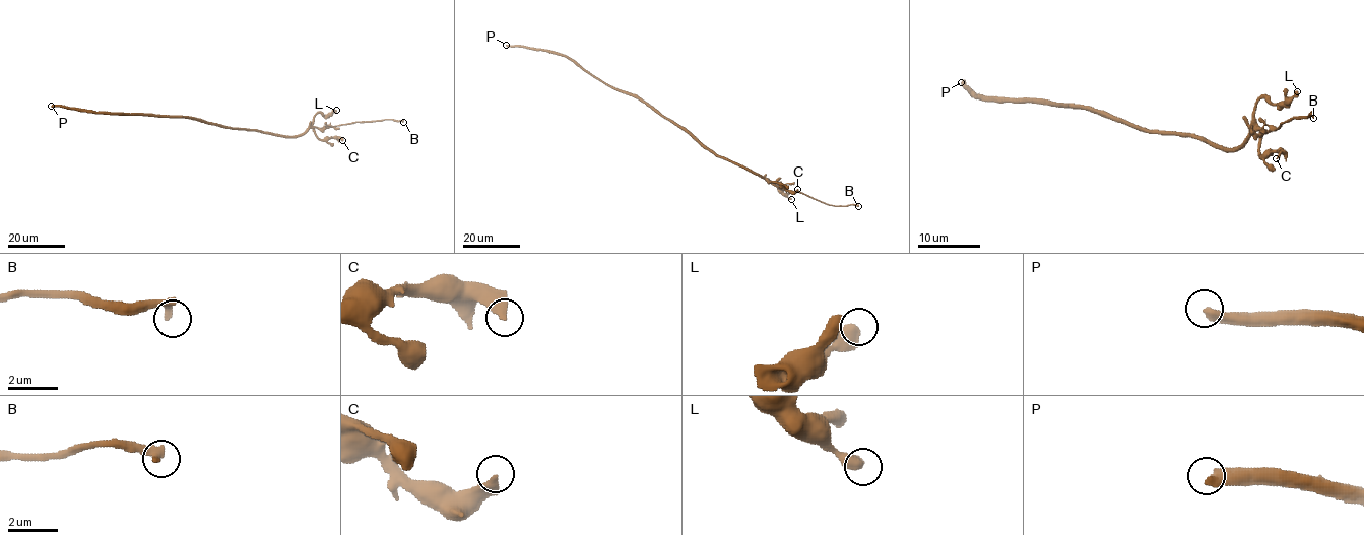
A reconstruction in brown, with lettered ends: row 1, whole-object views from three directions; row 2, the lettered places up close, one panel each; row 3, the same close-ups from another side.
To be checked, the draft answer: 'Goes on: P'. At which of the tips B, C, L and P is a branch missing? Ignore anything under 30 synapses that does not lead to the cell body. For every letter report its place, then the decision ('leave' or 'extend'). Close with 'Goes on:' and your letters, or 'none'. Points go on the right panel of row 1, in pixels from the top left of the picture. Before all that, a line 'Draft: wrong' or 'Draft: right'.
Draft: right
B: (1313, 118) | leave
C: (1276, 158) | leave
L: (1297, 91) | leave
P: (961, 82) | extend
Goes on: P

